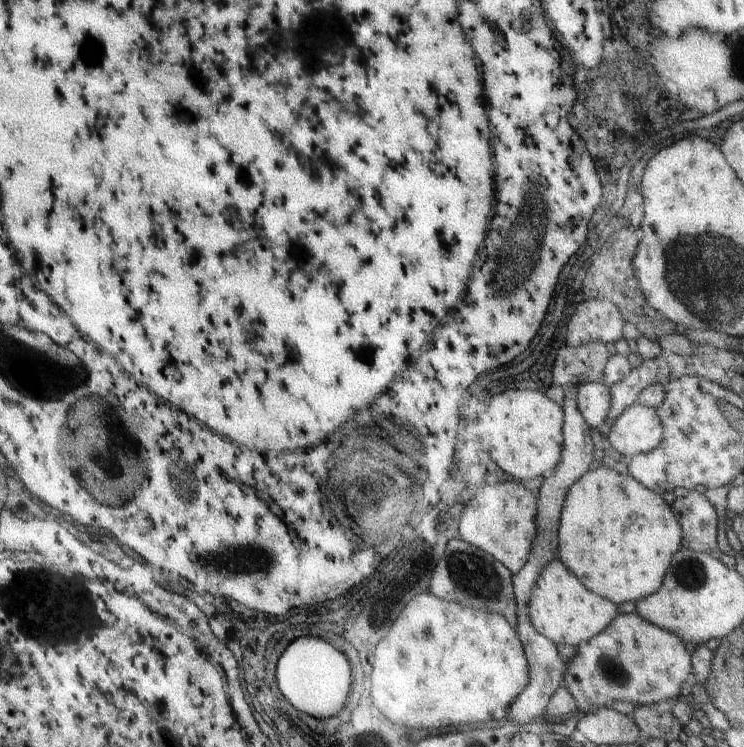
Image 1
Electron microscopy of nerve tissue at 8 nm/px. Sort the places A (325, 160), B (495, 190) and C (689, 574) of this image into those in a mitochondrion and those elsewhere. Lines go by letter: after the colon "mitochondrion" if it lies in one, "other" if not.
A: other
B: other
C: mitochondrion

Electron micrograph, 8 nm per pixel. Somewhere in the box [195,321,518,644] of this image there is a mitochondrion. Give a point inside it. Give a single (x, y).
(474, 576)

